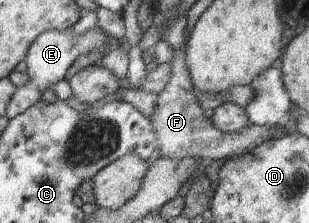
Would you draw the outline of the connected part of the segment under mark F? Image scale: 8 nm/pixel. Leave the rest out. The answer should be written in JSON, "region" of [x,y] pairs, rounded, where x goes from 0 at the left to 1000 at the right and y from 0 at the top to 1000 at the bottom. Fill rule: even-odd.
{"region":[[[599,148],[599,211],[586,229],[566,229],[566,256],[553,274],[553,354],[540,372],[540,390],[508,435],[502,453],[502,507],[479,534],[508,605],[511,691],[518,704],[547,713],[592,713],[592,704],[638,704],[638,713],[715,722],[715,713],[741,713],[757,704],[767,677],[799,677],[845,641],[903,614],[903,605],[942,605],[942,587],[916,587],[906,561],[883,570],[858,570],[858,561],[799,561],[793,578],[773,596],[722,596],[709,587],[683,538],[657,516],[657,489],[638,462],[638,435],[625,417],[621,354],[602,287],[602,202],[612,166]]]}

